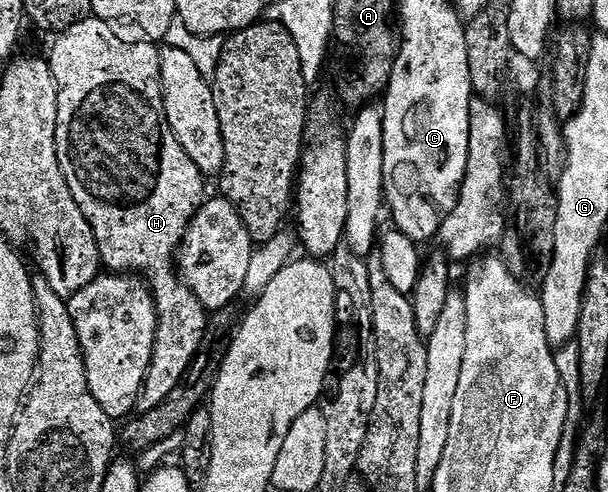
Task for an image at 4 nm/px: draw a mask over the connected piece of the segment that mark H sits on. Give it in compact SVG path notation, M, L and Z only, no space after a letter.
M90 16L87 20L75 24L71 29L58 33L54 37L57 39L53 42L53 51L47 54L47 61L51 72L55 76L55 84L59 92L59 112L57 113L57 131L55 132L59 168L71 188L71 196L75 196L75 204L83 212L87 224L91 224L91 232L95 236L95 244L99 248L102 267L114 274L132 272L134 275L144 278L149 289L153 291L153 299L157 309L157 339L153 345L153 355L151 356L151 364L145 377L145 383L140 396L137 397L135 410L137 414L142 414L143 412L151 412L151 408L155 408L155 404L163 404L163 400L167 400L167 395L175 389L175 384L179 384L179 380L183 380L195 352L199 352L199 344L203 340L205 329L209 327L209 314L205 309L205 305L198 300L195 292L191 292L191 288L185 286L179 273L178 263L175 261L181 249L181 244L185 240L185 234L193 222L193 217L206 201L205 182L207 182L207 178L206 175L199 172L199 168L195 168L195 164L191 164L191 156L187 156L187 152L183 152L179 140L175 140L175 132L171 132L171 124L167 124L167 112L163 108L163 92L161 91L160 49L148 40L124 42L113 30L116 29L102 18Z

